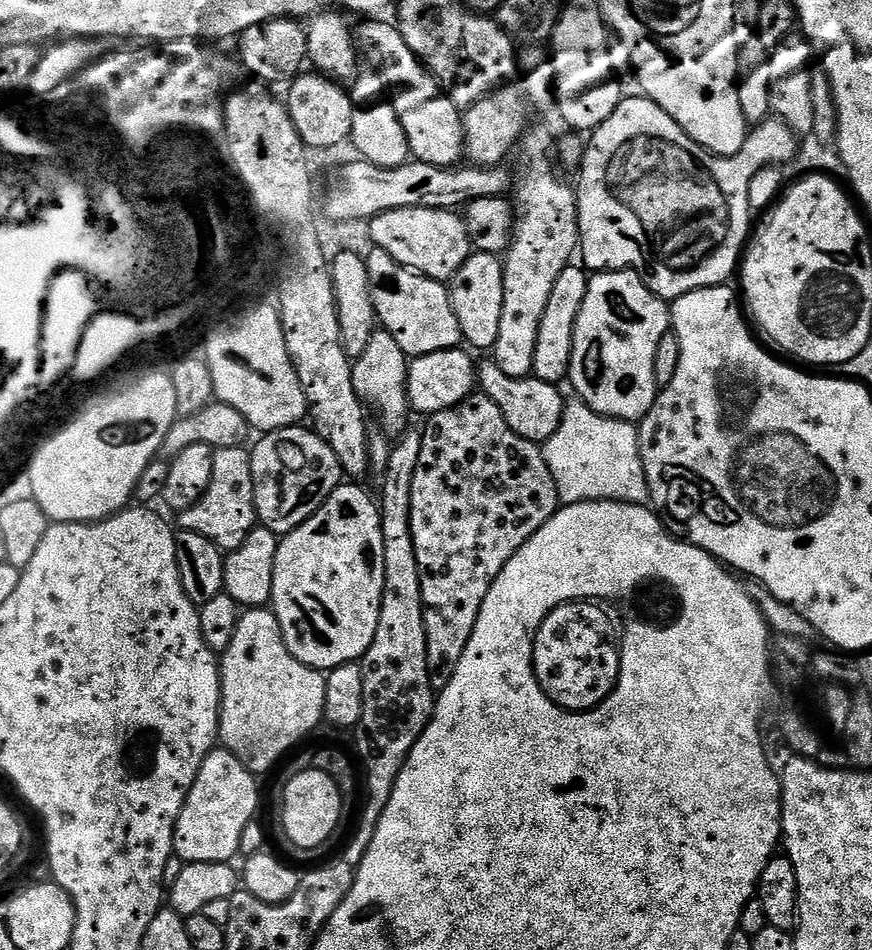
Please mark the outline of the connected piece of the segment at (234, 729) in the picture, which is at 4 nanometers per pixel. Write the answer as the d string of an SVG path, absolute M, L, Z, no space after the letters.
M267 607L249 608L243 613L238 622L238 630L234 630L234 642L230 642L230 646L222 654L219 661L220 666L220 734L219 739L222 741L223 747L241 760L254 774L260 772L268 772L303 736L308 736L315 730L324 720L324 707L326 706L326 676L321 669L311 668L302 662L298 662L298 658L294 658L294 654L290 654L290 650L284 641L282 630L278 626L278 618Z

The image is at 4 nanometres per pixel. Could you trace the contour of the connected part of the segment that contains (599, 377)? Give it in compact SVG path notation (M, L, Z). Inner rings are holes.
M597 272L589 279L586 298L582 302L582 310L578 314L576 323L576 337L574 338L574 350L572 351L572 361L570 362L570 384L576 387L575 395L584 403L591 406L594 411L603 416L613 416L616 420L626 420L629 422L639 422L643 420L654 406L658 395L656 379L654 378L654 354L658 351L658 342L662 342L664 335L670 330L670 308L659 296L655 296L642 282L642 278L637 272Z

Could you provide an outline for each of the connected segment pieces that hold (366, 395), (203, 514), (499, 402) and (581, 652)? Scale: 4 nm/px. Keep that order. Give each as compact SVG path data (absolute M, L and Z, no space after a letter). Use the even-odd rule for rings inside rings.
M383 330L373 332L366 350L353 363L352 381L354 390L360 399L376 407L380 415L383 431L388 434L399 434L405 431L409 423L410 409L408 406L408 366L409 357L404 355L402 346L394 342L391 334Z
M244 446L215 449L214 474L210 478L210 486L206 486L206 494L202 494L202 498L198 498L194 506L183 509L179 516L181 524L179 527L183 531L202 534L202 538L210 538L210 542L214 542L214 546L218 546L225 554L242 546L246 534L250 534L250 530L258 524L251 451Z
M492 358L479 361L476 378L479 391L489 396L494 406L498 406L498 410L502 410L502 418L506 418L506 422L522 438L543 442L552 437L554 430L558 430L562 422L566 397L559 392L561 389L557 385L542 382L533 375L510 378L510 374L506 374L502 366L498 366Z
M568 601L567 604L560 604L554 609L542 622L535 636L535 674L538 678L539 685L542 686L543 692L560 708L572 712L592 711L605 700L613 689L616 687L617 678L620 676L620 649L618 641L618 630L616 632L611 618L601 609L601 605L591 601Z

